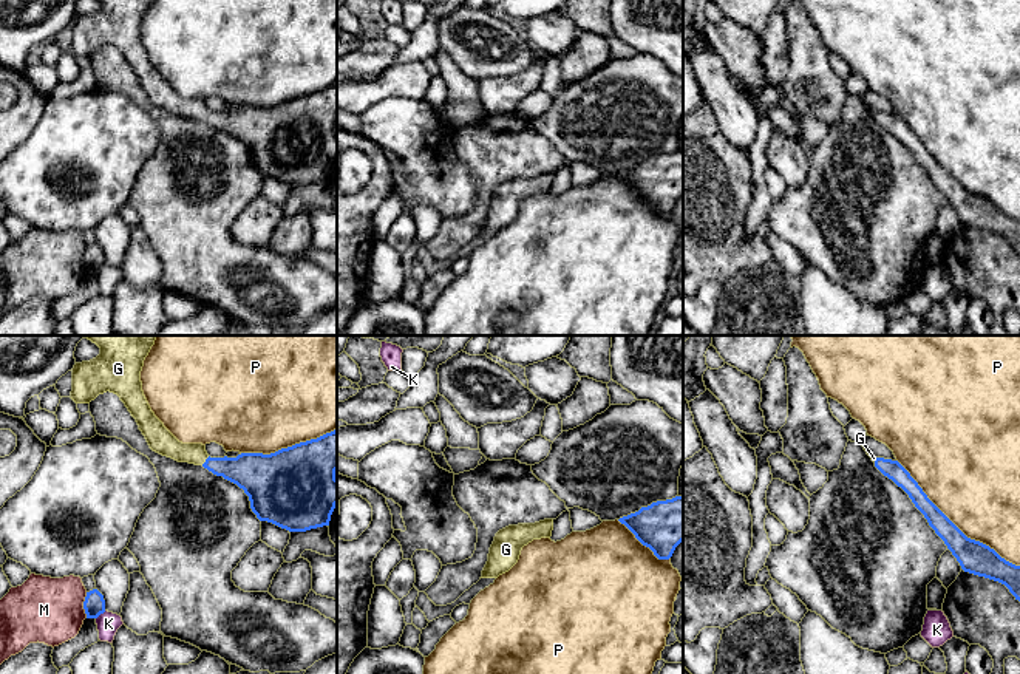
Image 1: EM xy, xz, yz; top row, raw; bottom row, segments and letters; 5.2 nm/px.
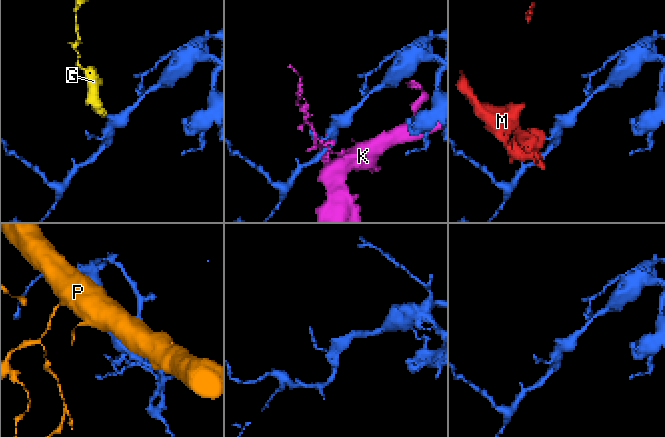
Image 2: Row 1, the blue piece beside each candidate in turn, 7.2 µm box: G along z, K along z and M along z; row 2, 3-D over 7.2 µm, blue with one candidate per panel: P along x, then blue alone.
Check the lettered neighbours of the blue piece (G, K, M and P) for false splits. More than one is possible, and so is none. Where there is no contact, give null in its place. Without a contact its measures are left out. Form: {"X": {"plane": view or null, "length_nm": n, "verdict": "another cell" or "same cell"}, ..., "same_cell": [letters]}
{"G": {"plane": "xy", "length_nm": 60, "verdict": "same cell"}, "K": {"plane": "xy", "length_nm": 70, "verdict": "another cell"}, "M": {"plane": "xy", "length_nm": 140, "verdict": "another cell"}, "P": {"plane": "yz", "length_nm": 850, "verdict": "another cell"}, "same_cell": ["G"]}

